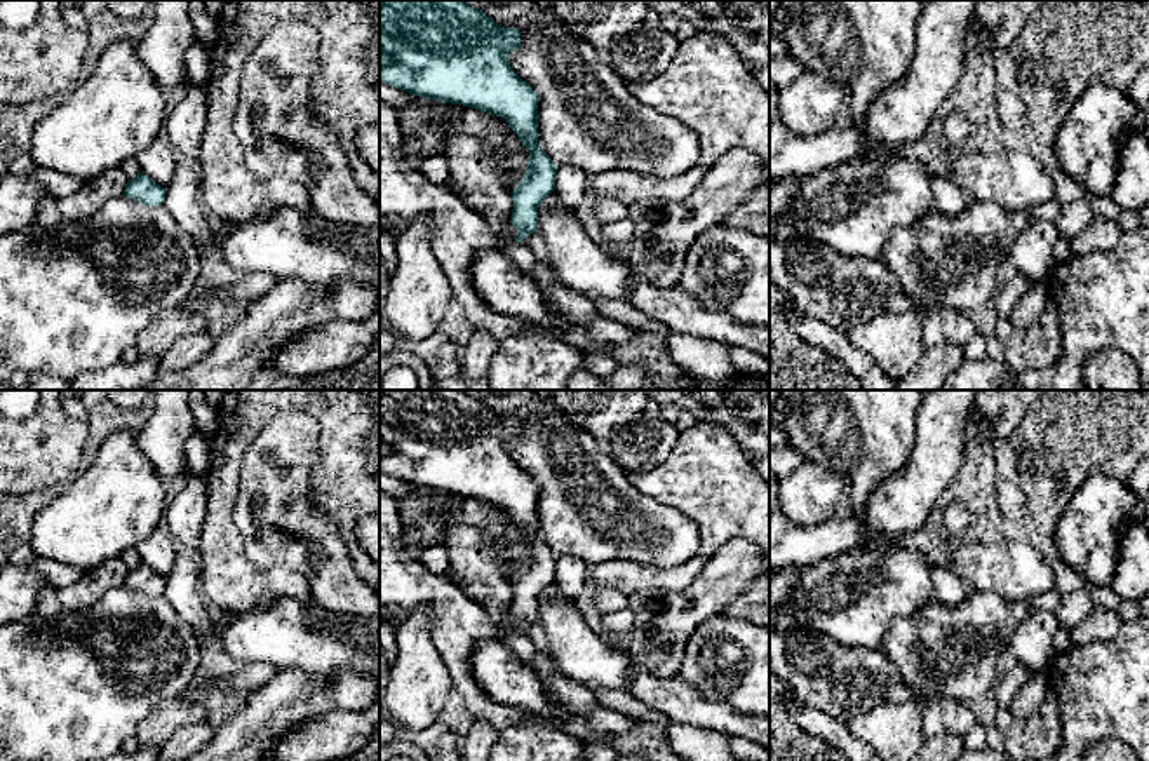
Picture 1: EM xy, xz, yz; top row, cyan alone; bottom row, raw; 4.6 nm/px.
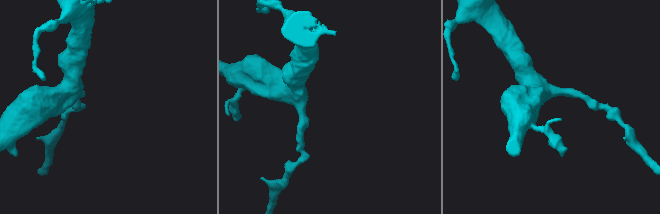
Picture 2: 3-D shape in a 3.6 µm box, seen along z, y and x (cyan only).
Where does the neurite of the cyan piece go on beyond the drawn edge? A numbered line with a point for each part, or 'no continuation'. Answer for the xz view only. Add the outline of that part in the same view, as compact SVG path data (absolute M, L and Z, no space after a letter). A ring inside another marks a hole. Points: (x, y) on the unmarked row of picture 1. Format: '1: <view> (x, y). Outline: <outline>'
no continuation

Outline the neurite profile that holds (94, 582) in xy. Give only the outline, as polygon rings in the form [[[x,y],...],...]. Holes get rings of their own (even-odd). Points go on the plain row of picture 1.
[[[120,557],[85,569],[75,583],[57,589],[61,609],[66,613],[89,609],[101,601],[108,590],[124,585],[127,573],[129,568]]]

